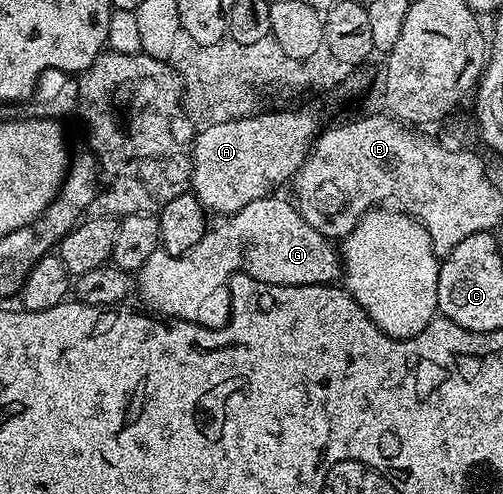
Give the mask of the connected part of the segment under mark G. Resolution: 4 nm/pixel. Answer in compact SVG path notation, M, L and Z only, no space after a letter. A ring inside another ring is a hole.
M266 196L251 200L239 212L226 217L217 227L206 229L200 242L196 242L185 254L169 254L158 248L147 256L147 264L136 271L135 286L141 290L141 298L158 315L168 316L182 322L196 322L209 330L219 330L229 323L231 317L230 282L234 274L249 274L255 280L280 286L324 286L333 284L342 277L343 258L332 241L324 238L307 220L303 220L300 209L288 197Z

